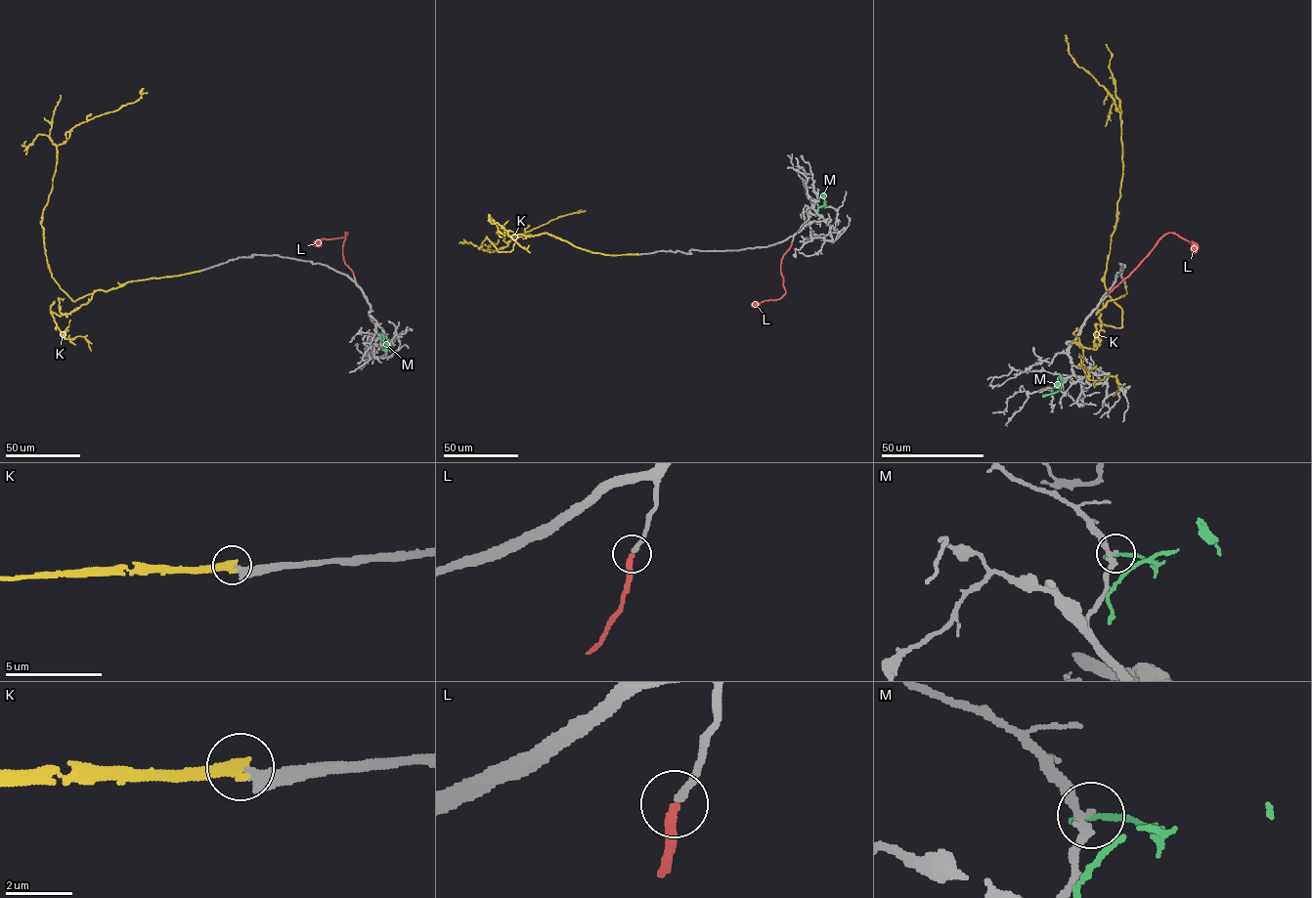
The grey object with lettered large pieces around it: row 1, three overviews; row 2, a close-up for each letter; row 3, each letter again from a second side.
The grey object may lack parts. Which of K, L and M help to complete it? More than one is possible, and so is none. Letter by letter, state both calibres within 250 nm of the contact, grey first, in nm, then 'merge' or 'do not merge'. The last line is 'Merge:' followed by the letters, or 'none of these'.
K: 360/360 nm | do not merge
L: 220/240 nm | merge
M: 140/200 nm | do not merge
Merge: L

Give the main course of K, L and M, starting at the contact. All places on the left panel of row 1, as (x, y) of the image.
K: (199, 271), (129, 281), (73, 301), (48, 266), (41, 221), (56, 147), (80, 123), (136, 101), (143, 88)
L: (354, 276), (342, 255), (345, 233), (347, 233), (341, 237), (319, 239), (314, 244)
M: (380, 334), (386, 346), (386, 349), (381, 349)

